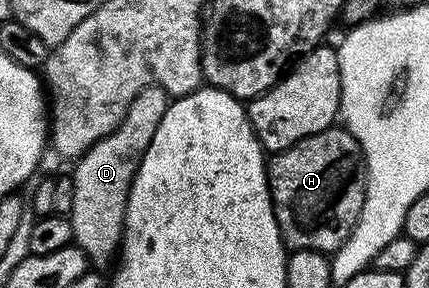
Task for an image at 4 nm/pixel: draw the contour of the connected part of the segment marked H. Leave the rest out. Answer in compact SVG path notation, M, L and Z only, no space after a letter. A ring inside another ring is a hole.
M334 126L303 138L287 150L272 153L268 157L265 173L269 179L273 213L286 249L306 248L332 254L339 246L343 246L363 210L365 197L365 155L361 153L359 142L350 134L348 128Z

